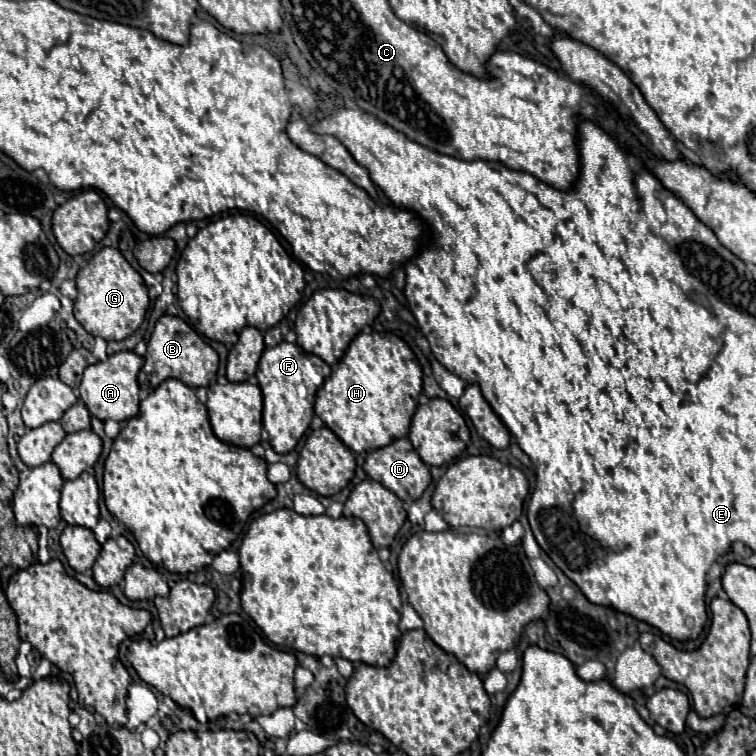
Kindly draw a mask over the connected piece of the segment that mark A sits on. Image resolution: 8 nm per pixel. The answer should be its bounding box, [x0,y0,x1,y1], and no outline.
[79,351,143,421]

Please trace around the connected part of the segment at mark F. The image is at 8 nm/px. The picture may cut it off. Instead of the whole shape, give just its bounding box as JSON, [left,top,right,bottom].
[255,341,331,453]

